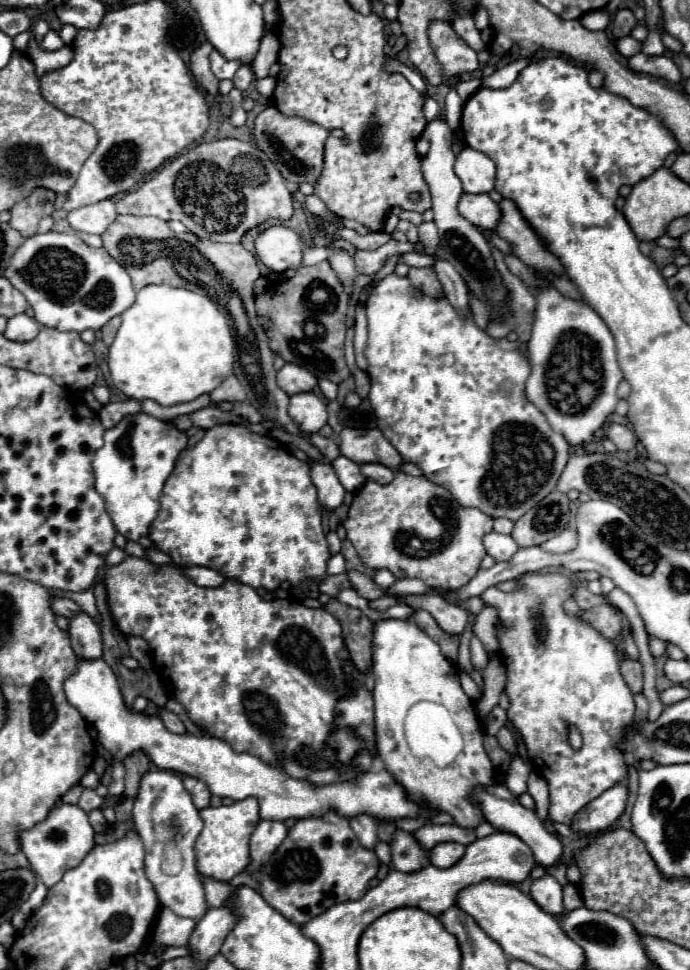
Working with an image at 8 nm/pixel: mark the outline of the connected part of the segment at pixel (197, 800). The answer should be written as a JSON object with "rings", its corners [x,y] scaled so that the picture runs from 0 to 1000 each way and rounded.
{"rings":[[[267,801],[267,811],[278,820],[278,826],[287,834],[296,834],[304,830],[304,815],[301,815],[299,807],[293,807],[281,801]]]}

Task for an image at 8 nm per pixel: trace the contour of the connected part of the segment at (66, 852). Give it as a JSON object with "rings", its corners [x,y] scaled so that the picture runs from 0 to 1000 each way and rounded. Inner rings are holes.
{"rings":[[[87,828],[87,830],[72,832],[70,842],[64,846],[52,848],[41,857],[32,857],[29,869],[32,869],[32,877],[41,884],[49,900],[55,902],[55,906],[67,914],[75,914],[90,906],[96,896],[110,894],[122,886],[122,881],[136,873],[136,855],[133,855],[133,851],[128,846],[128,838],[122,834],[116,834],[113,830]]]}

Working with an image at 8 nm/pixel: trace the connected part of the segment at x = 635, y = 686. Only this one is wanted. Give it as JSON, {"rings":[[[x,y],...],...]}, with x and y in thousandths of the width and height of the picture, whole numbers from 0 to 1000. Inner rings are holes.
{"rings":[[[901,679],[899,692],[901,692],[901,698],[910,704],[913,712],[916,714],[928,714],[930,712],[930,686],[928,686],[928,681]]]}

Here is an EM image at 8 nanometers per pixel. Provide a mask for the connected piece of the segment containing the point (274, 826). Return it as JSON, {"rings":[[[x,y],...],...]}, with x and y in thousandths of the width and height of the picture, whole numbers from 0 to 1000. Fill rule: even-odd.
{"rings":[[[378,844],[362,863],[362,890],[357,898],[359,900],[377,898],[394,886],[397,877],[409,871],[414,861],[417,855],[412,847]]]}

